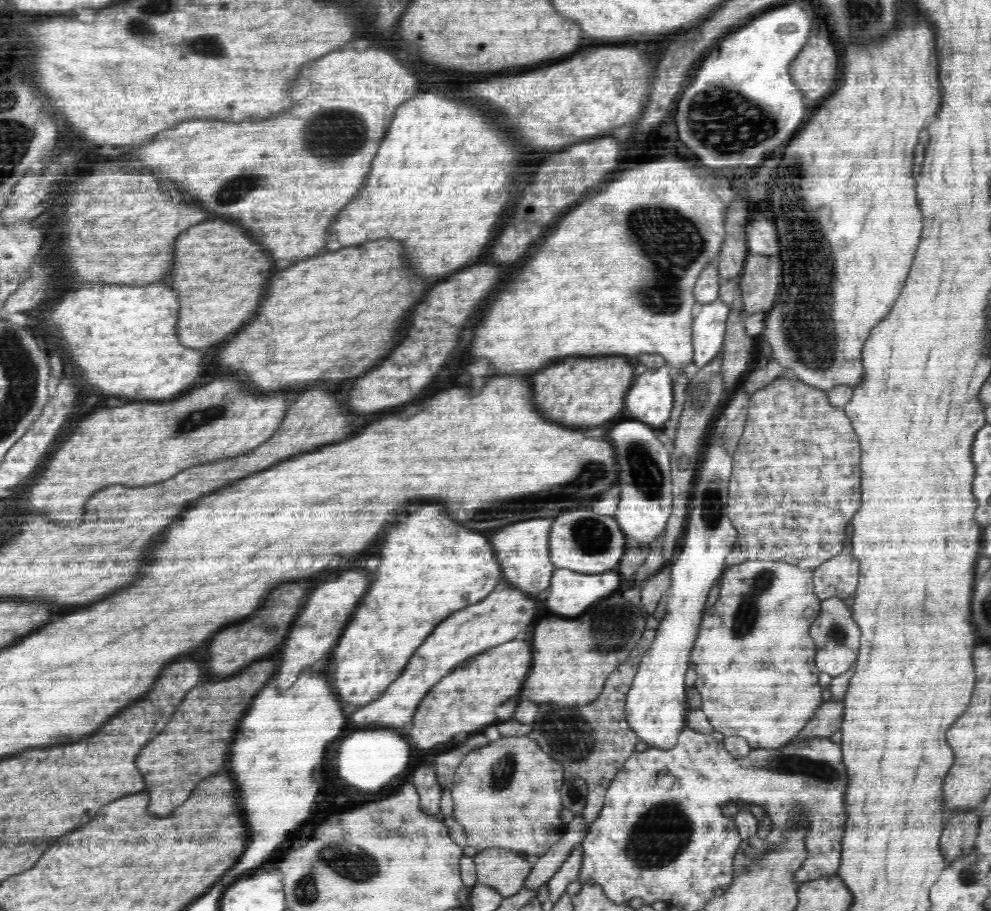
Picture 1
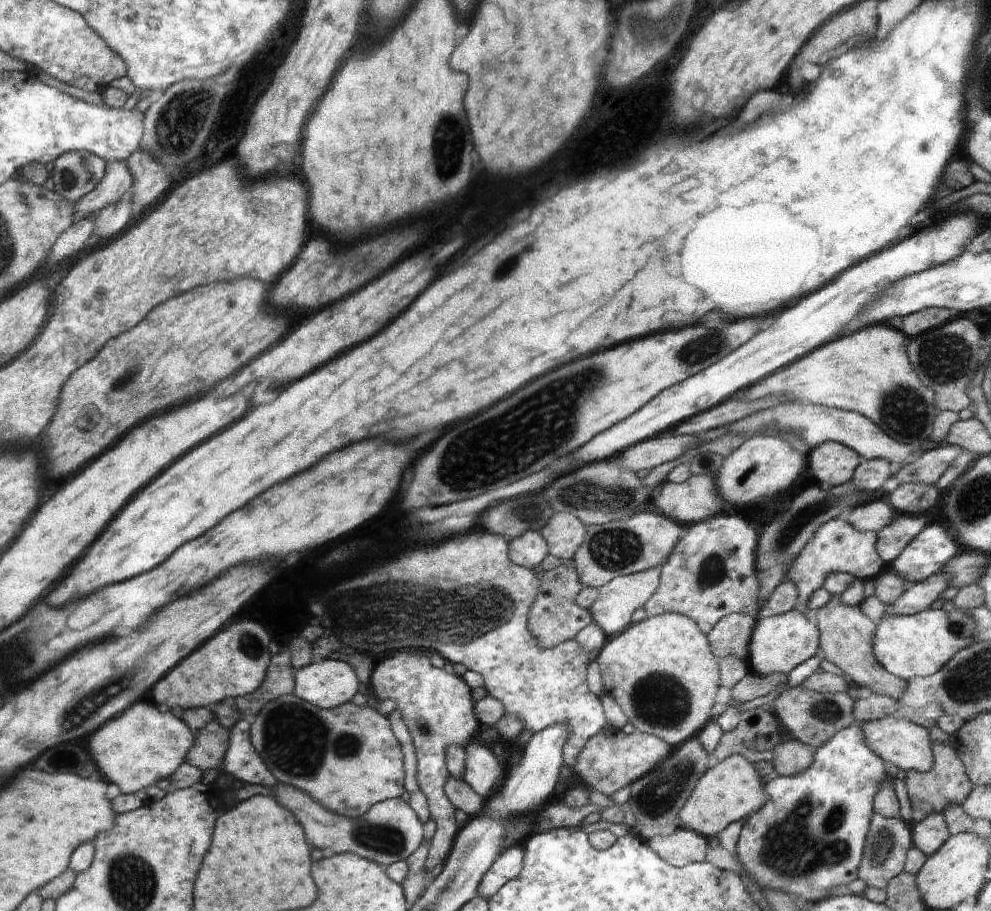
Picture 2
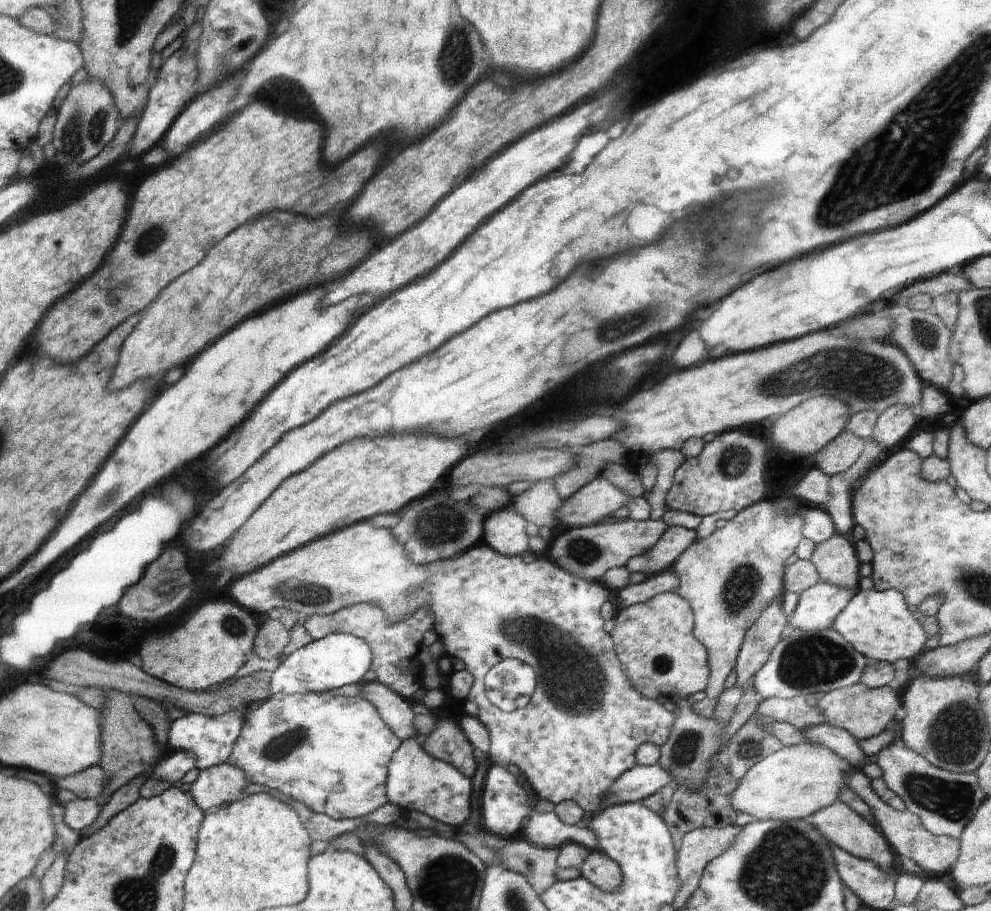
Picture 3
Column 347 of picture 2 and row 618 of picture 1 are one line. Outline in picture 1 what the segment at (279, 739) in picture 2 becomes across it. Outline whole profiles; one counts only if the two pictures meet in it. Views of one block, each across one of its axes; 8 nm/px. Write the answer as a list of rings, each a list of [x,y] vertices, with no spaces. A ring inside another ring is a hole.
[[[746,560],[744,562],[738,563],[737,565],[728,566],[721,576],[721,586],[719,597],[716,600],[715,604],[712,605],[709,609],[706,609],[705,617],[702,618],[702,628],[698,633],[698,638],[694,642],[694,648],[690,650],[690,660],[691,665],[697,674],[695,688],[698,690],[698,693],[701,695],[702,705],[701,710],[705,713],[705,716],[708,718],[710,725],[714,727],[714,730],[721,732],[726,737],[729,736],[742,736],[742,738],[747,739],[747,743],[751,749],[776,749],[784,746],[794,740],[795,736],[808,724],[808,722],[814,717],[815,711],[818,707],[823,704],[822,700],[822,692],[823,688],[820,687],[819,684],[819,676],[820,670],[815,665],[814,656],[816,656],[816,645],[813,641],[813,638],[810,634],[811,624],[815,621],[817,616],[819,615],[821,608],[821,600],[818,598],[818,595],[814,592],[814,583],[813,583],[813,570],[802,570],[801,567],[790,566],[789,563],[786,562],[770,562],[770,561],[761,561],[761,560]]]

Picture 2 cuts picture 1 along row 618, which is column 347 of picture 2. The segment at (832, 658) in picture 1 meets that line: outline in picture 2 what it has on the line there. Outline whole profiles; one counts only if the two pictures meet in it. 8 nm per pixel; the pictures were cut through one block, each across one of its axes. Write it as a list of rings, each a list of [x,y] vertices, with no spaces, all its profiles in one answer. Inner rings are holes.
[[[279,783],[273,788],[275,798],[305,826],[306,838],[315,848],[334,850],[336,854],[352,853],[380,866],[405,860],[422,844],[422,822],[416,811],[400,797],[380,801],[360,817],[338,815],[298,787]]]

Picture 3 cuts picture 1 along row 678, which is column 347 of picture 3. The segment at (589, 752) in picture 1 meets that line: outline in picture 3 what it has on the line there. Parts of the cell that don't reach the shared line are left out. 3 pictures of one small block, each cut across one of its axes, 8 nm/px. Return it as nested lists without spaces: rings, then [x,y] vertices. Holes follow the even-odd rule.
[[[358,603],[356,606],[340,609],[329,615],[312,615],[305,620],[303,627],[310,634],[313,640],[324,638],[330,633],[348,633],[363,638],[373,651],[373,670],[377,674],[376,680],[382,684],[388,685],[396,694],[403,699],[410,700],[416,694],[418,686],[412,673],[399,669],[399,663],[410,661],[420,652],[420,640],[425,632],[434,628],[435,616],[431,610],[424,608],[418,609],[416,613],[411,614],[407,619],[397,623],[389,623],[385,612],[374,604]]]

